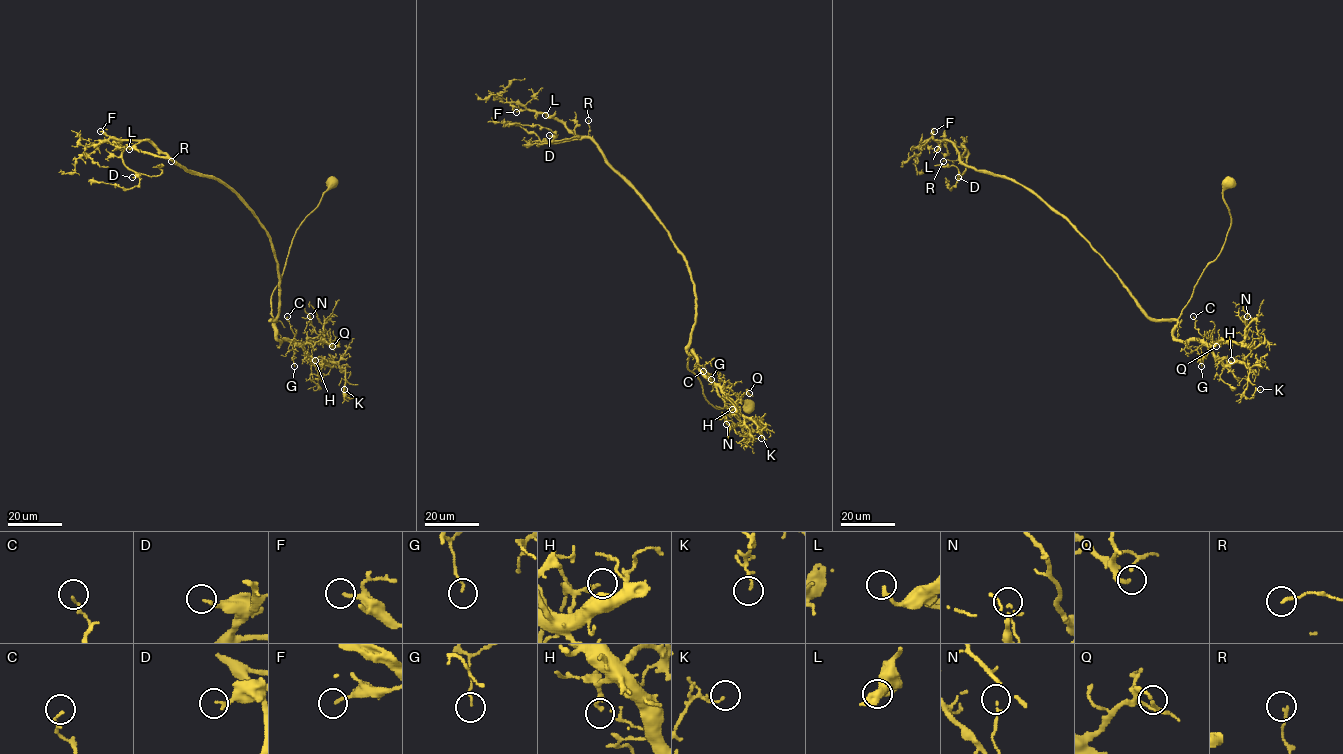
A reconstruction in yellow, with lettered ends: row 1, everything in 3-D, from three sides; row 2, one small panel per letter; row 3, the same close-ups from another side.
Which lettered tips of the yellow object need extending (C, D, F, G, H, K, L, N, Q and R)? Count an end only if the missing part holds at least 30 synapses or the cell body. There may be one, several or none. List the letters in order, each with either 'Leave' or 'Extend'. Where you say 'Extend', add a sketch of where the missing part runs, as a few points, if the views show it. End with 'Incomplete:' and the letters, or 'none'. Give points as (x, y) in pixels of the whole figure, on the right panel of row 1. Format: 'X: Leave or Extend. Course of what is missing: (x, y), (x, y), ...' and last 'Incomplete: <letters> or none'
C: Leave
D: Leave
F: Extend
G: Leave
H: Leave
K: Leave
L: Leave
N: Leave
Q: Leave
R: Leave
Incomplete: F

